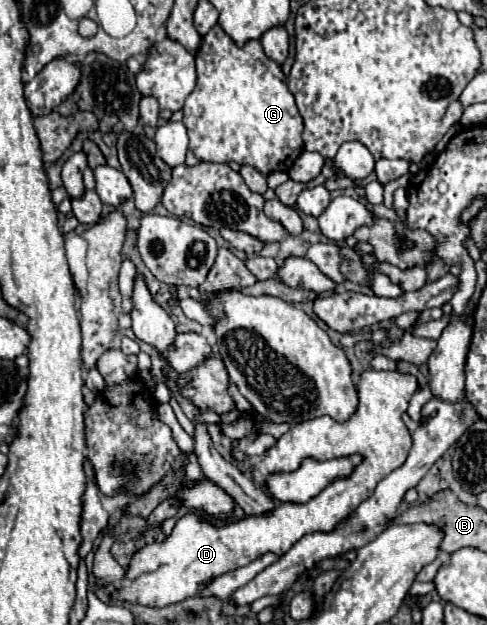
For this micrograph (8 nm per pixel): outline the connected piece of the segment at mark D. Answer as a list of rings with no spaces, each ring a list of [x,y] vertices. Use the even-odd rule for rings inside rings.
[[[366,370],[360,374],[358,396],[360,404],[348,422],[334,422],[330,416],[314,418],[310,422],[296,424],[290,432],[278,438],[276,446],[270,448],[260,464],[252,468],[252,478],[256,484],[266,482],[266,474],[296,470],[302,458],[330,460],[350,454],[362,454],[364,462],[354,468],[352,476],[334,480],[318,496],[306,504],[278,504],[274,514],[248,516],[238,522],[214,524],[202,520],[198,514],[190,512],[180,518],[172,534],[164,542],[154,542],[132,556],[130,570],[122,580],[122,588],[112,594],[112,598],[126,600],[142,606],[168,606],[182,602],[202,590],[204,582],[230,572],[242,564],[250,564],[266,552],[286,554],[302,536],[312,532],[330,532],[334,526],[348,518],[360,502],[370,498],[376,484],[388,476],[392,470],[402,466],[406,454],[412,446],[412,436],[402,422],[402,414],[408,410],[408,402],[416,390],[416,378],[400,372],[376,372]]]

